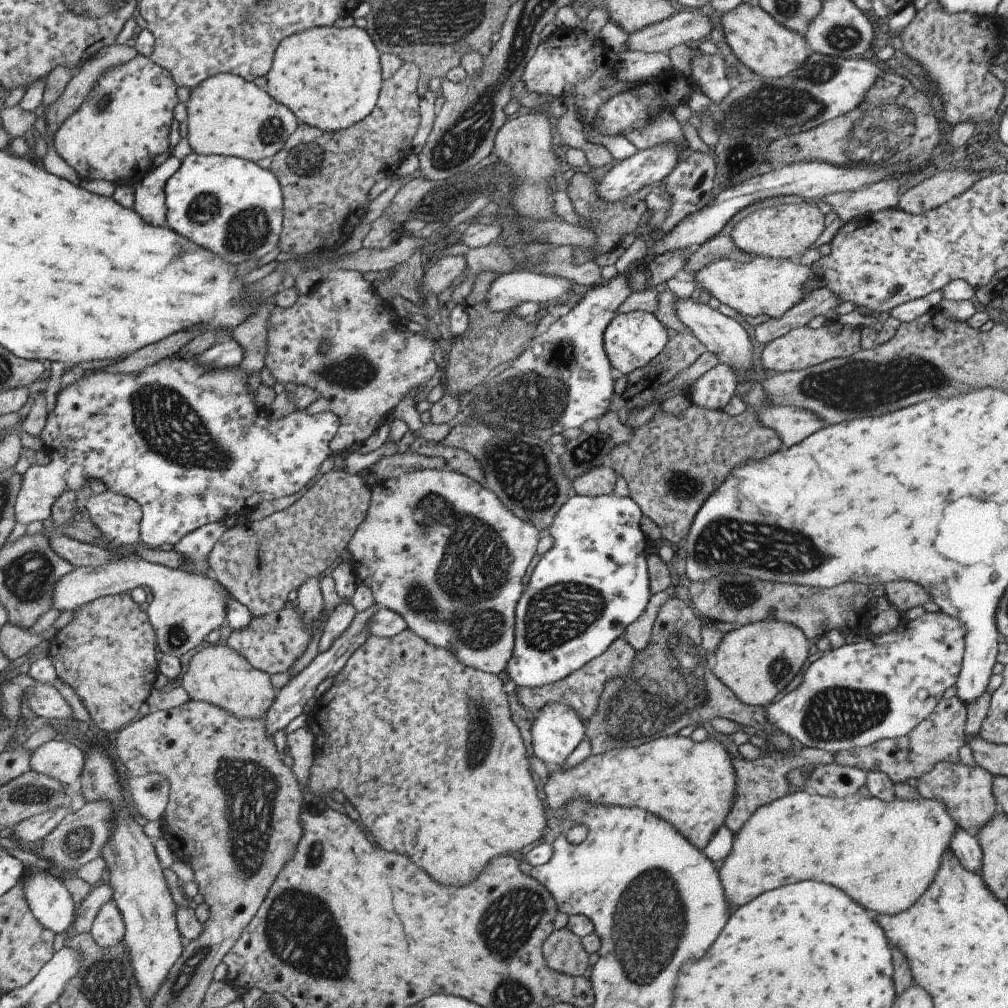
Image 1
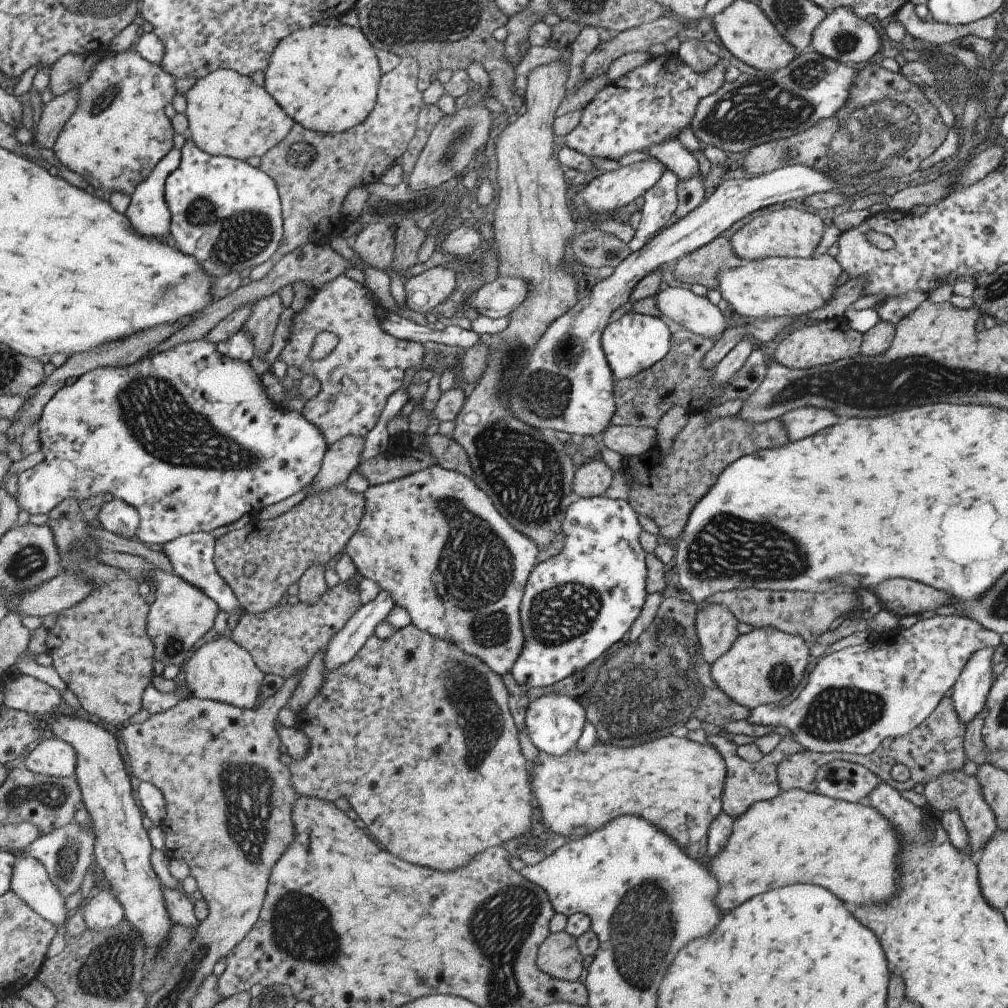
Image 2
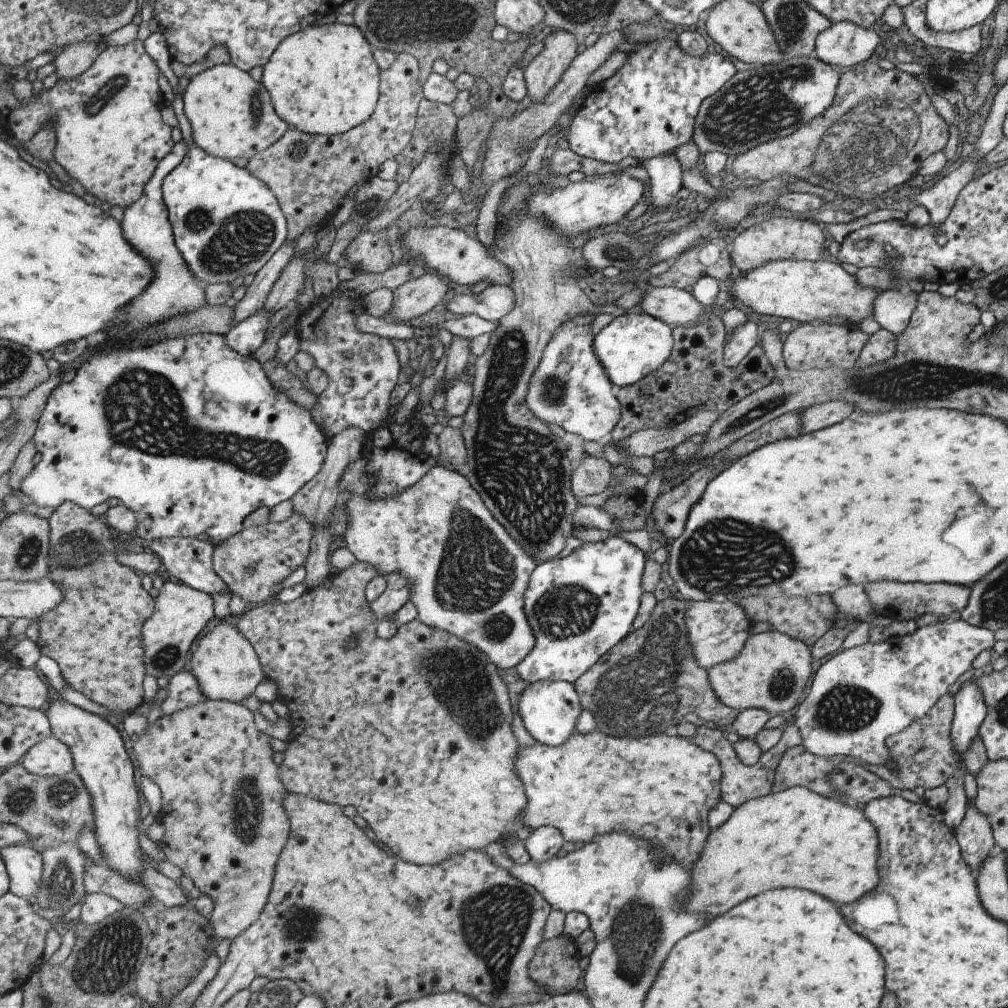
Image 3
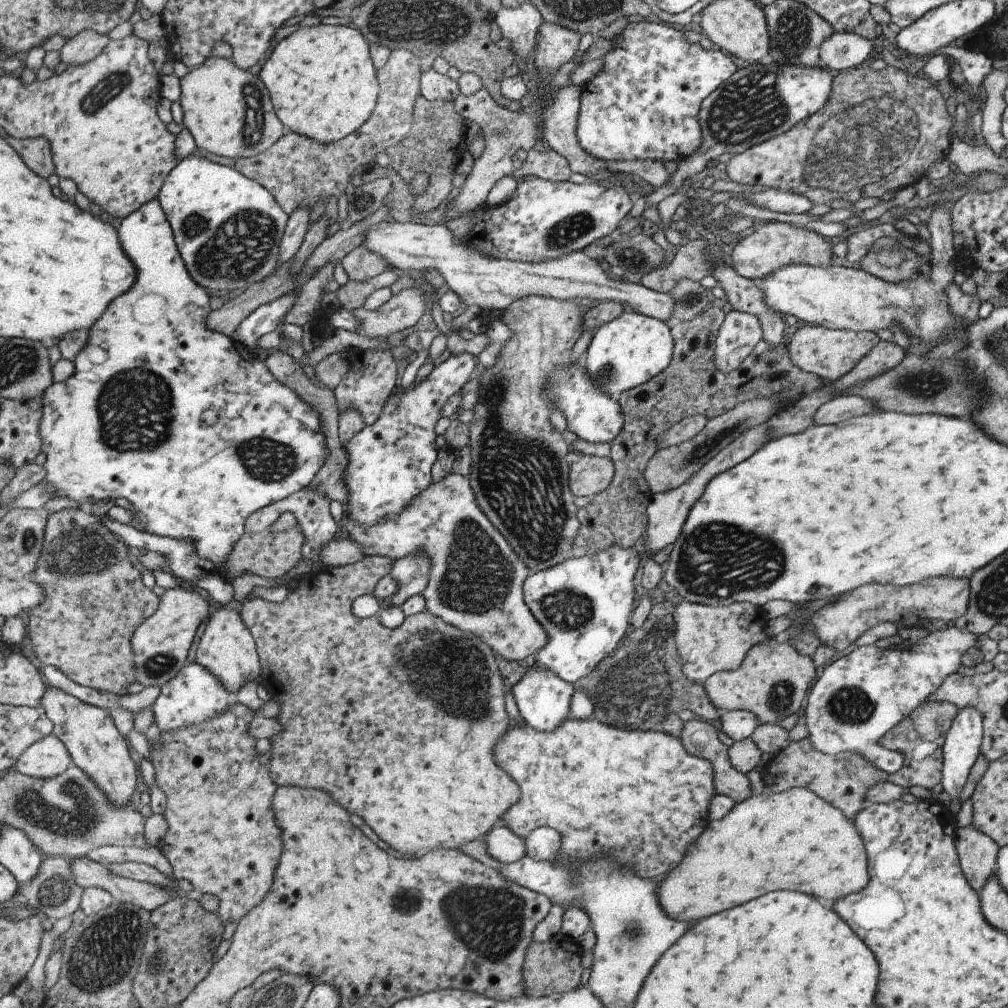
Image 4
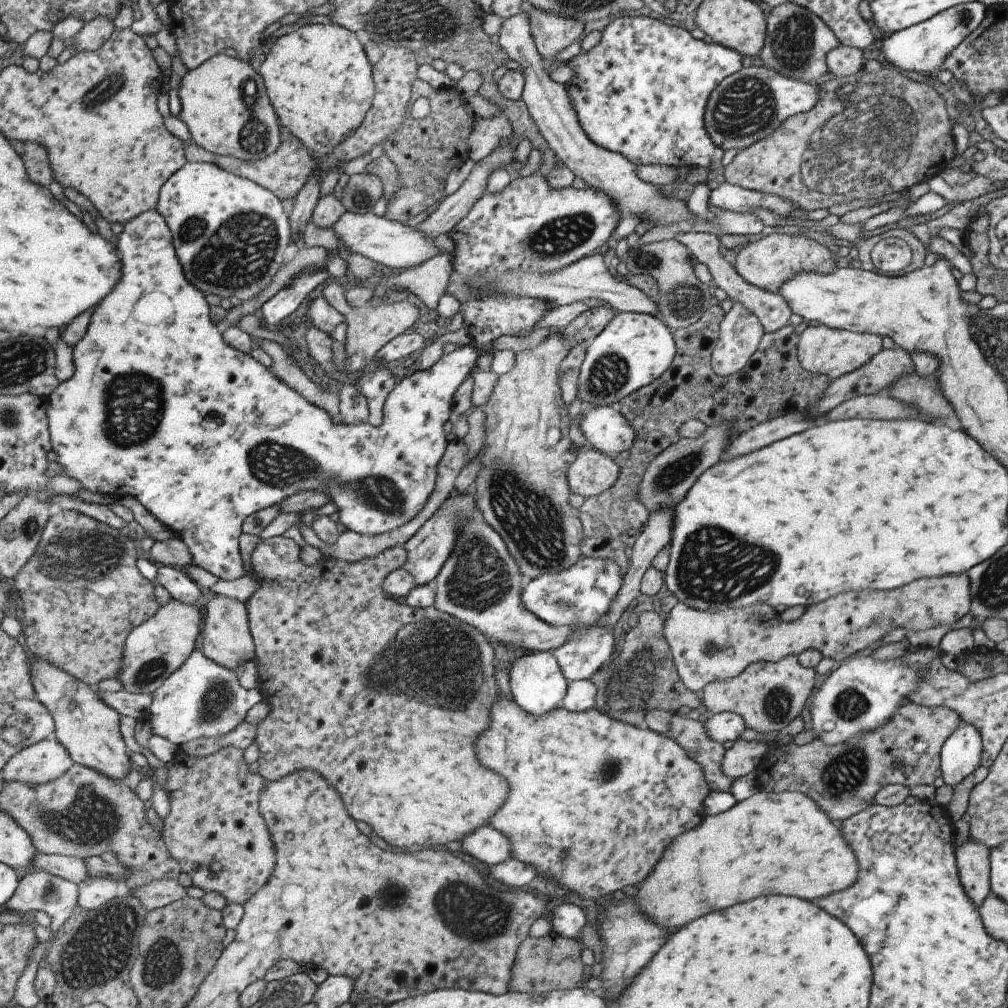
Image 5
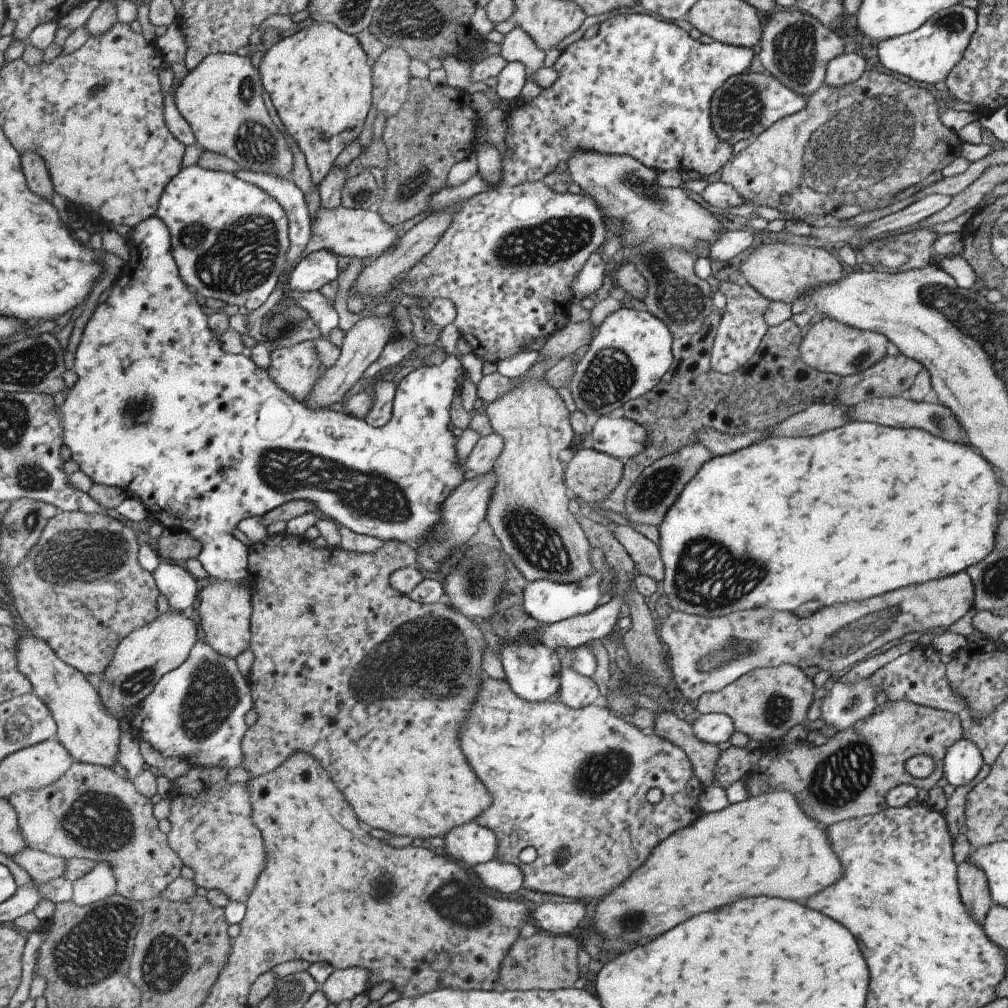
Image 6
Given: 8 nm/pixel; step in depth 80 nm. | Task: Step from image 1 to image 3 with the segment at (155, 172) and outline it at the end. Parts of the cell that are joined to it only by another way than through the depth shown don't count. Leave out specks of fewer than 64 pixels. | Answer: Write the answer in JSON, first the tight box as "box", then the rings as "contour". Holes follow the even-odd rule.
{"box":[20,141,328,547],"contour":[[[179,141],[160,162],[156,174],[145,186],[144,195],[124,212],[121,224],[125,224],[125,236],[129,236],[129,244],[133,244],[135,248],[141,248],[141,252],[145,252],[145,256],[149,256],[149,260],[157,260],[157,280],[153,280],[153,284],[149,286],[149,292],[145,292],[145,296],[141,296],[141,300],[137,300],[137,304],[129,304],[129,308],[125,308],[127,312],[125,312],[125,316],[121,316],[121,324],[117,324],[117,328],[110,328],[104,332],[103,336],[107,340],[106,345],[97,349],[80,364],[75,378],[70,383],[61,383],[51,393],[33,438],[41,460],[35,466],[35,470],[23,478],[20,490],[35,504],[35,508],[39,506],[39,508],[53,507],[56,509],[61,507],[61,504],[72,501],[85,509],[90,509],[109,500],[109,498],[116,498],[122,505],[127,505],[137,514],[140,523],[135,533],[136,538],[145,542],[153,542],[153,540],[175,537],[209,536],[211,544],[217,547],[219,544],[224,544],[225,540],[240,535],[244,531],[243,520],[251,512],[262,507],[275,508],[277,504],[293,499],[297,492],[301,491],[301,488],[316,478],[323,469],[328,455],[328,444],[326,437],[323,436],[321,426],[314,419],[310,409],[301,405],[295,398],[290,399],[284,392],[281,392],[267,376],[261,362],[255,360],[253,355],[245,356],[230,347],[226,335],[194,333],[189,337],[164,338],[148,343],[142,343],[139,339],[135,339],[138,336],[137,333],[143,333],[157,325],[167,323],[178,315],[190,315],[207,305],[205,284],[201,283],[193,274],[181,249],[177,246],[172,220],[164,199],[164,178],[185,160],[188,150],[187,142]]]}

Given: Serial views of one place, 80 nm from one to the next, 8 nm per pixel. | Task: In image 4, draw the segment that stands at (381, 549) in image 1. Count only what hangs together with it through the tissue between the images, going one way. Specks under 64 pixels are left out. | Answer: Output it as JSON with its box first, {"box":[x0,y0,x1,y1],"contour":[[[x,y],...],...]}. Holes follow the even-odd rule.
{"box":[342,473,548,660],"contour":[[[453,473],[437,484],[431,484],[422,492],[408,510],[396,519],[385,521],[375,527],[359,525],[351,520],[348,514],[342,521],[342,531],[349,534],[364,546],[366,556],[390,556],[399,560],[404,556],[412,557],[417,551],[425,551],[432,564],[432,575],[424,595],[428,598],[427,611],[441,617],[449,624],[480,636],[499,658],[505,660],[529,660],[548,642],[545,628],[532,615],[524,603],[524,584],[529,578],[530,570],[524,561],[513,552],[507,538],[491,523],[489,517],[481,510],[472,489],[469,476]]]}

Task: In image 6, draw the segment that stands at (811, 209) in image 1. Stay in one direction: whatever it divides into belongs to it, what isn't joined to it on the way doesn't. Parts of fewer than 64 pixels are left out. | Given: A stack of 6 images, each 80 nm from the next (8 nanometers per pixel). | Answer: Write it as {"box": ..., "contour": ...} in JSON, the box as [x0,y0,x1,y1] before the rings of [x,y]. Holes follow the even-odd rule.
{"box":[738,240,843,305],"contour":[[[766,240],[764,243],[745,256],[747,257],[745,260],[739,262],[738,271],[747,281],[746,284],[768,301],[785,302],[791,305],[791,302],[797,300],[797,296],[801,296],[801,292],[805,292],[807,288],[827,284],[827,282],[837,282],[843,276],[839,258],[831,256],[820,245],[799,246]]]}

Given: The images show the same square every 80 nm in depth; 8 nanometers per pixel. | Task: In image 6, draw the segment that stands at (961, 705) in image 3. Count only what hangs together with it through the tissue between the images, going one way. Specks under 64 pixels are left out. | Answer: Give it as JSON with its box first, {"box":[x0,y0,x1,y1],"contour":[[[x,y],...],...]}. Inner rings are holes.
{"box":[941,735,983,787],"contour":[[[960,735],[957,742],[949,744],[941,760],[943,777],[948,784],[959,787],[973,780],[983,765],[979,748],[973,740]]]}

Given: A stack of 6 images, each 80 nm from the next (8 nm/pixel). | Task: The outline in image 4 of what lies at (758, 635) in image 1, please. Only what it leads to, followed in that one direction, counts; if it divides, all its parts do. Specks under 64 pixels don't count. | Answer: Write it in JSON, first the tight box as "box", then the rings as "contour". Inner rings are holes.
{"box":[702,637,815,725],"contour":[[[782,637],[769,638],[763,643],[758,643],[748,650],[742,663],[732,671],[713,673],[704,680],[702,687],[707,698],[715,709],[722,711],[742,710],[751,713],[759,725],[777,725],[779,720],[795,714],[808,693],[811,680],[815,678],[815,666],[809,657],[801,656],[791,644],[782,641]]]}

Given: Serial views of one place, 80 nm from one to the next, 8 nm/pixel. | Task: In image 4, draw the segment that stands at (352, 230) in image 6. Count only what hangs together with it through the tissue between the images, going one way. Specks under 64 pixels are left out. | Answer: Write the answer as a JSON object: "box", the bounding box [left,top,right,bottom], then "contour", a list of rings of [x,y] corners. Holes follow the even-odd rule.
{"box":[363,222,673,323],"contour":[[[381,222],[379,225],[371,227],[365,235],[363,245],[371,252],[383,257],[391,267],[395,267],[403,273],[418,273],[423,269],[437,269],[443,273],[450,289],[458,295],[459,300],[463,300],[463,308],[461,312],[465,312],[469,306],[480,307],[481,310],[495,306],[495,308],[505,309],[508,305],[517,300],[517,298],[525,298],[525,296],[549,296],[555,300],[598,300],[617,302],[621,306],[627,306],[627,310],[637,312],[642,315],[647,315],[651,318],[667,323],[671,312],[673,312],[673,298],[667,293],[655,292],[645,288],[639,283],[630,283],[623,281],[613,281],[607,278],[607,274],[599,267],[599,263],[589,256],[585,256],[583,252],[577,251],[567,256],[561,256],[557,260],[543,260],[539,263],[523,263],[519,261],[501,260],[501,258],[489,258],[484,256],[468,246],[468,242],[457,239],[457,244],[454,240],[457,239],[445,225],[423,225],[416,223],[404,222]]]}

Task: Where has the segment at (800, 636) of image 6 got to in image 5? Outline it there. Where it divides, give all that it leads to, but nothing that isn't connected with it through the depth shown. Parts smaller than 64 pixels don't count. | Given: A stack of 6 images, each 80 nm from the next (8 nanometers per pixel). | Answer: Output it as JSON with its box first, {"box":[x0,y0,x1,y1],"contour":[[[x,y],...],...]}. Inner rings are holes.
{"box":[663,573,969,692],"contour":[[[966,573],[951,576],[942,575],[939,577],[923,578],[914,580],[901,587],[893,588],[892,591],[864,591],[845,592],[837,594],[818,604],[811,605],[808,609],[793,622],[783,622],[778,612],[769,606],[755,604],[749,608],[731,608],[720,612],[709,610],[696,610],[678,602],[671,608],[665,624],[663,624],[663,636],[669,644],[669,651],[673,658],[675,671],[681,683],[690,692],[701,692],[705,684],[717,682],[717,680],[728,680],[739,675],[747,664],[767,660],[777,662],[783,656],[797,655],[807,648],[817,650],[823,658],[841,660],[852,656],[860,651],[870,652],[877,640],[885,632],[893,628],[904,628],[906,630],[918,630],[933,628],[937,625],[953,626],[957,620],[969,613],[969,578]]]}

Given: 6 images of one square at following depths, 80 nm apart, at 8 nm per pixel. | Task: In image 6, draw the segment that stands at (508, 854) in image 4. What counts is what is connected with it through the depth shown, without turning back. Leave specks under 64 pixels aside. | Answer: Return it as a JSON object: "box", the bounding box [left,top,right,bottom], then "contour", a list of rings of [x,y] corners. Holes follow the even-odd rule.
{"box":[444,822,497,868],"contour":[[[476,822],[453,828],[444,840],[447,853],[471,868],[495,860],[497,850],[495,834]]]}

